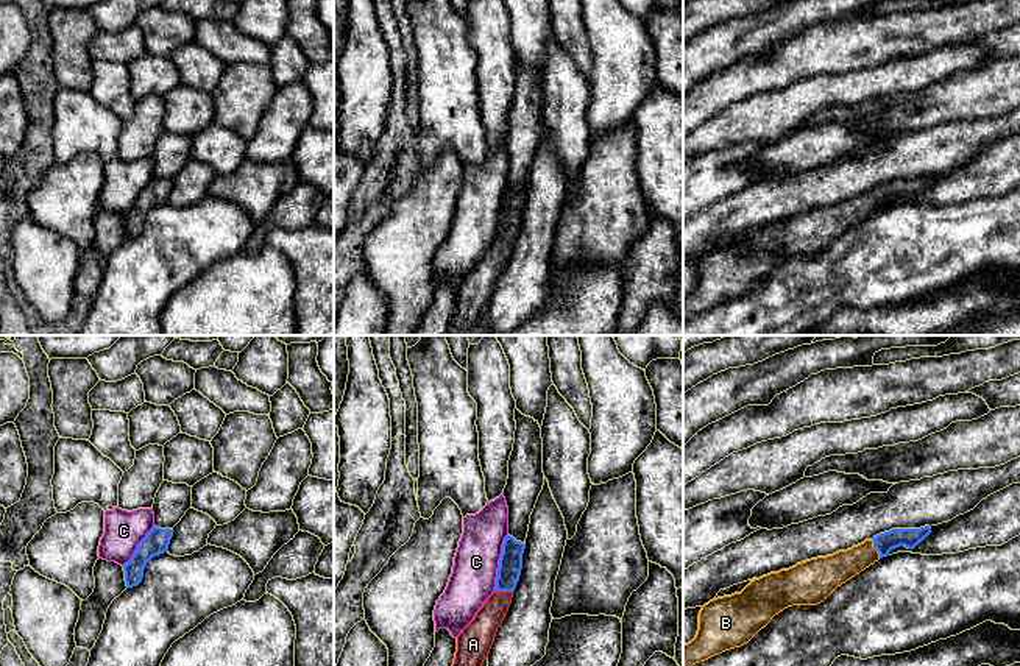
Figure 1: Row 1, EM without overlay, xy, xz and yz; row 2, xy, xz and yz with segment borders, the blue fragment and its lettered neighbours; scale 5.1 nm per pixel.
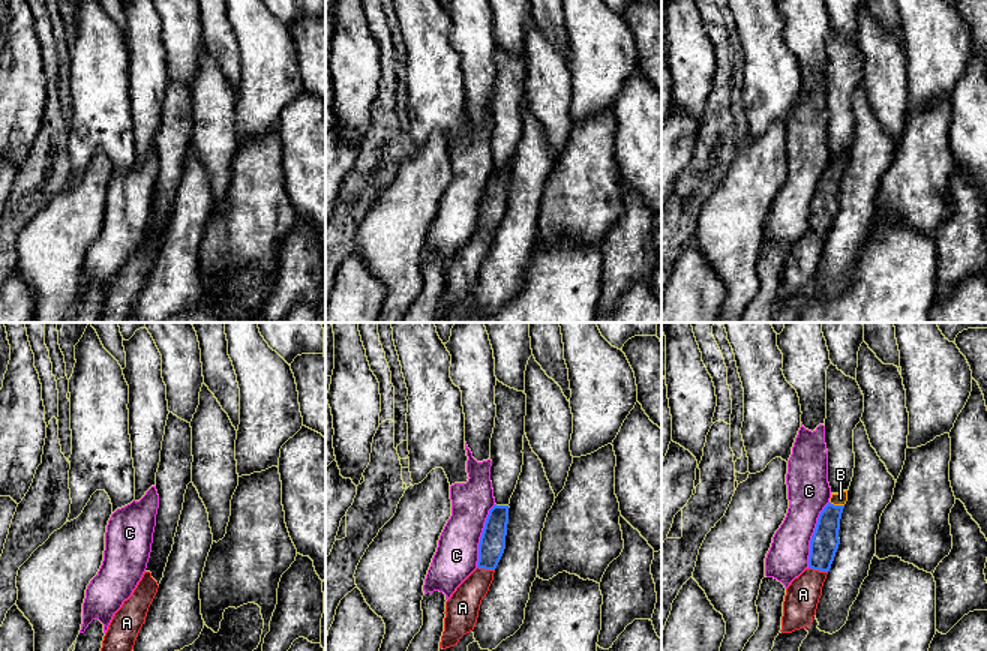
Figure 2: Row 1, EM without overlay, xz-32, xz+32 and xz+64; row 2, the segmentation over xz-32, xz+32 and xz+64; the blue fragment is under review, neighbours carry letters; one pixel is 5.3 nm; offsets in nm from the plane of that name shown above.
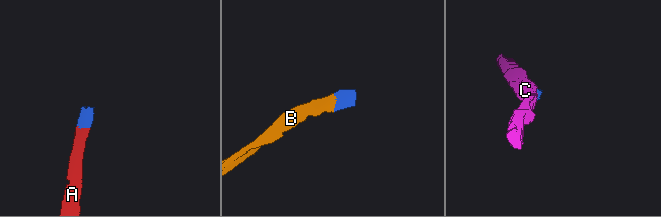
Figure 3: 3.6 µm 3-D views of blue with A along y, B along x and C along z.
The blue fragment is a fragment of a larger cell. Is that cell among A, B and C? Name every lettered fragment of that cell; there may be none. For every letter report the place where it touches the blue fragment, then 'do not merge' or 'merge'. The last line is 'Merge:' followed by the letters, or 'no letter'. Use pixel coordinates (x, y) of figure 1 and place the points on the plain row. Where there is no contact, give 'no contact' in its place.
A: meets blue in xz at (504, 240); merge
B: meets blue in yz at (874, 197); merge
C: meets blue in xz at (499, 212); do not merge
Merge: A, B

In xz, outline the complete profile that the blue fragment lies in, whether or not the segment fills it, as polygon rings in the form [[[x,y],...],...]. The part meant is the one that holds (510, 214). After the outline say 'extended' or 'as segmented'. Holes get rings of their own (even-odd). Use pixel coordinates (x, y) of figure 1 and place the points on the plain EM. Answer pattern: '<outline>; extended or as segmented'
[[[507,186],[499,209],[496,237],[474,270],[457,287],[457,303],[451,318],[449,335],[468,335],[482,318],[512,254],[513,242],[522,220],[526,195]]]; extended

